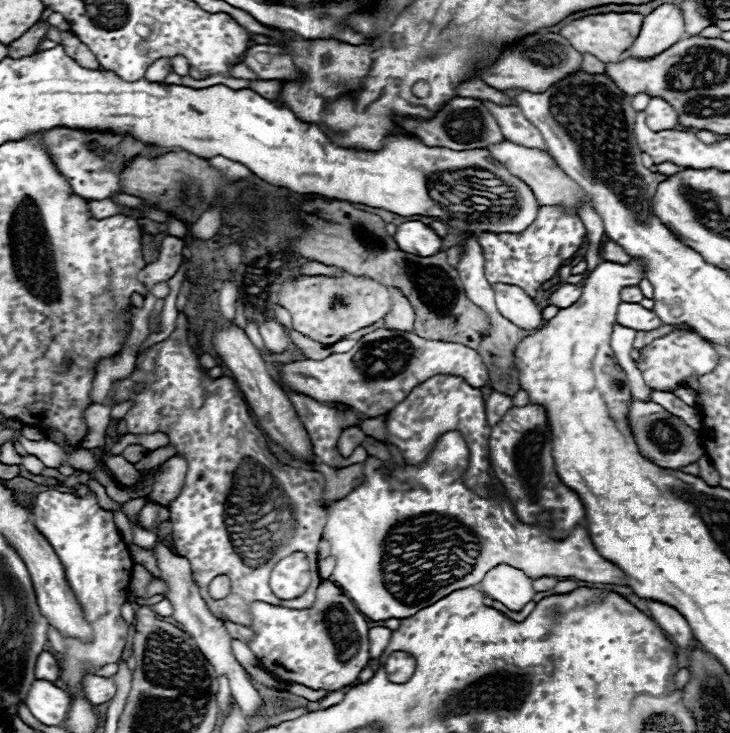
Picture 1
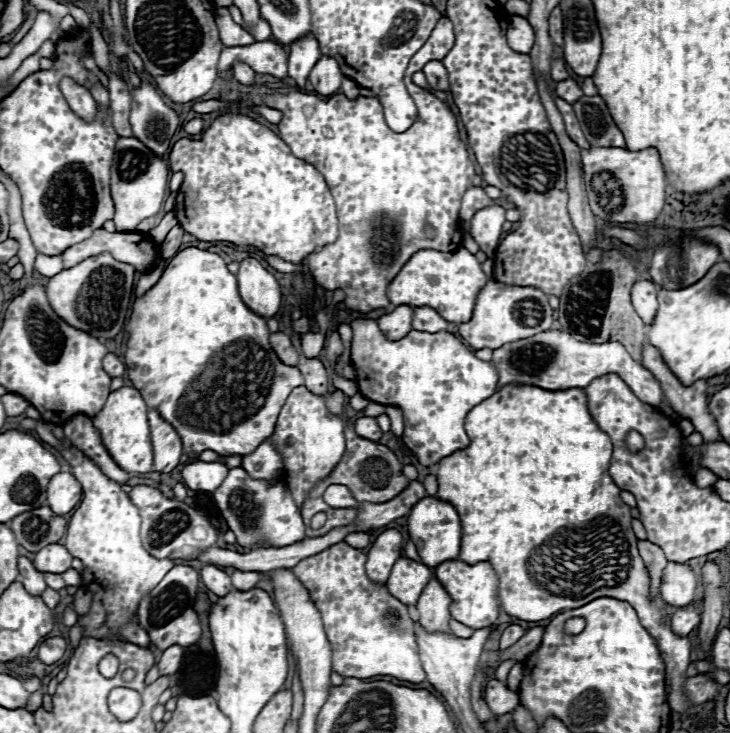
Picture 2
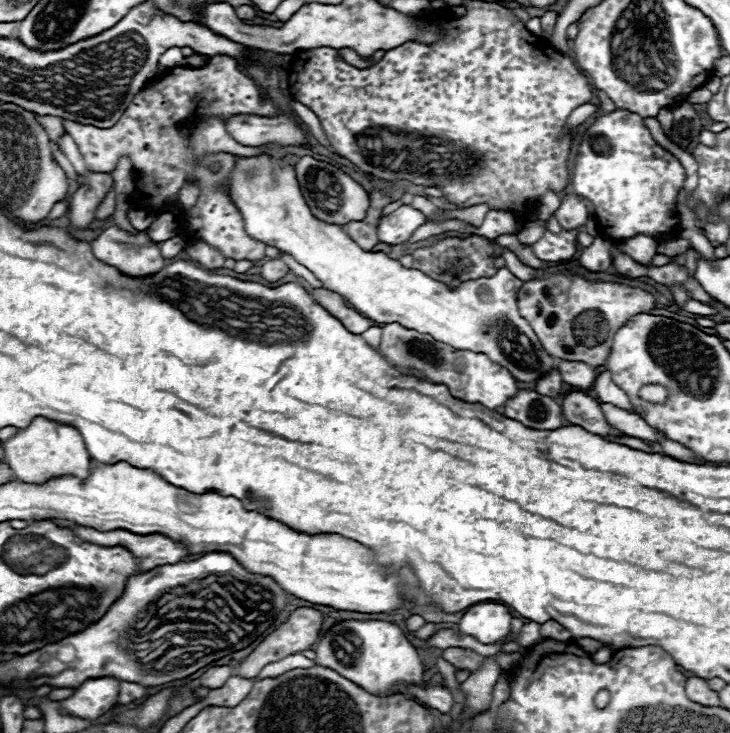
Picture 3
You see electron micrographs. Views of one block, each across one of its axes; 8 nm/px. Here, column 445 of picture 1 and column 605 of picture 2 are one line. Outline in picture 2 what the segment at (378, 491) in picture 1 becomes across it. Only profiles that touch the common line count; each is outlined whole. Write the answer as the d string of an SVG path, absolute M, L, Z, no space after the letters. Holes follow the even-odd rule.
M502 386L468 412L466 428L470 446L442 458L436 472L440 484L438 500L452 504L462 522L460 560L490 562L500 578L498 598L502 608L510 616L528 622L546 620L560 610L578 608L604 596L630 602L642 626L656 640L668 676L682 676L690 664L690 640L688 636L674 634L666 620L674 612L674 606L650 594L650 574L638 554L638 540L630 524L630 506L622 502L620 488L608 476L612 444L592 420L584 390Z

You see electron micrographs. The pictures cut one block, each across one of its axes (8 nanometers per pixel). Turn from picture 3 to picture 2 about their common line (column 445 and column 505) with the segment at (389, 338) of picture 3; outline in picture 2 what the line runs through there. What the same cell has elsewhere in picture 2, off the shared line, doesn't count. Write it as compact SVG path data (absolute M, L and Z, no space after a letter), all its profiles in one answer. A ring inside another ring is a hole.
M546 330L536 334L534 338L524 338L518 342L508 342L494 350L494 364L500 372L498 386L504 384L530 384L544 390L570 390L570 388L586 388L594 378L604 374L618 374L630 390L646 404L658 406L666 402L666 396L660 388L660 382L652 376L650 370L642 368L640 362L632 360L626 348L620 342L602 342L602 344L586 344L578 342L570 332L564 330Z

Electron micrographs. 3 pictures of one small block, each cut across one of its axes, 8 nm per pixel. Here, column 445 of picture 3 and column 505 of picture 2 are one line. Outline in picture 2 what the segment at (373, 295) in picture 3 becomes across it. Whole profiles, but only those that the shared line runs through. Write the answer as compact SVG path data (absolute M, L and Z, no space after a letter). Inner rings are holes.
M486 282L486 286L482 286L482 290L476 296L476 304L474 304L474 314L470 322L464 322L458 326L458 332L462 336L462 340L466 344L470 344L474 350L480 348L500 348L506 342L514 342L520 338L528 338L534 334L540 334L544 330L548 330L552 324L552 308L548 304L548 296L532 286L506 286L502 282ZM528 306L538 306L538 320L534 326L528 326L522 322L524 310Z

